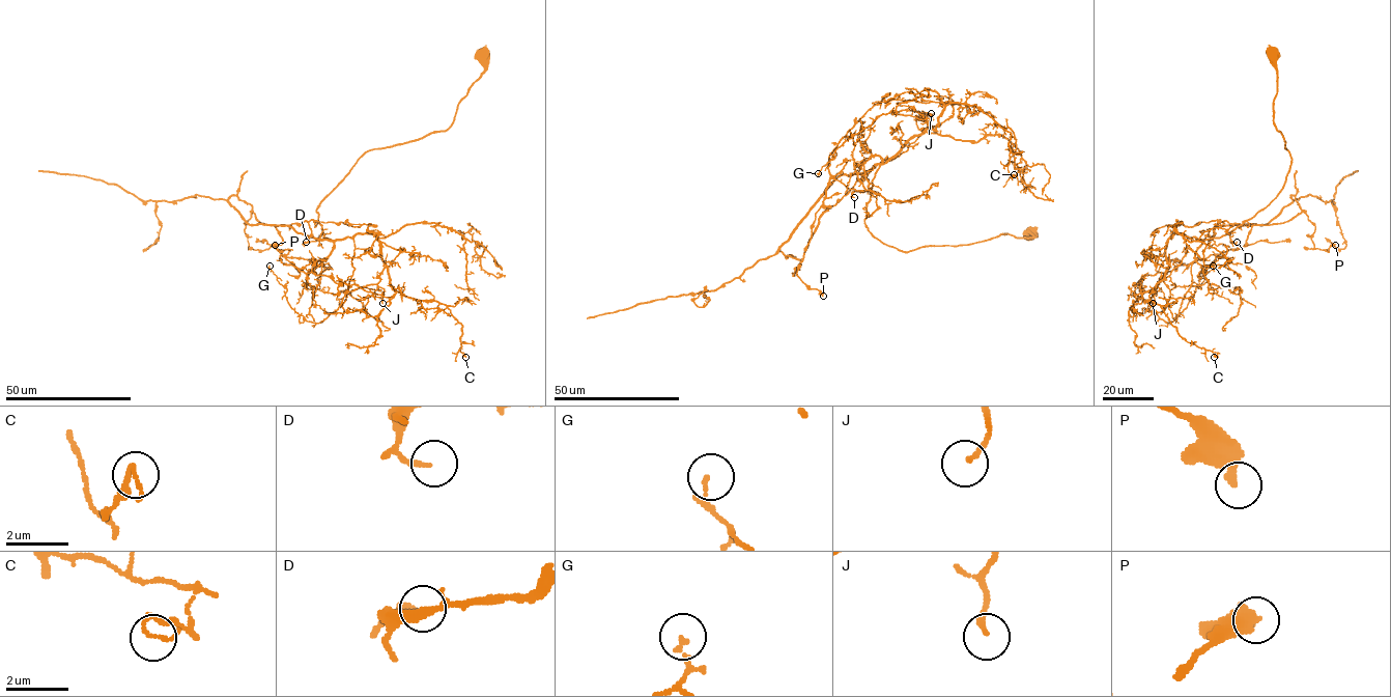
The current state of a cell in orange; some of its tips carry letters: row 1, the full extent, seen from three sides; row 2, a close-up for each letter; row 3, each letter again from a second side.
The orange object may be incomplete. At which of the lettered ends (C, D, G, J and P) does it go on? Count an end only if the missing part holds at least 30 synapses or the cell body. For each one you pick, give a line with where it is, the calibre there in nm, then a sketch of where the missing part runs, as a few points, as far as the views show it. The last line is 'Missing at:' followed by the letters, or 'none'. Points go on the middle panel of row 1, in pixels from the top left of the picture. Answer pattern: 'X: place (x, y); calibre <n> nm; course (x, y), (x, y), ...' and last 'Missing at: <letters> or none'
Missing at: none

